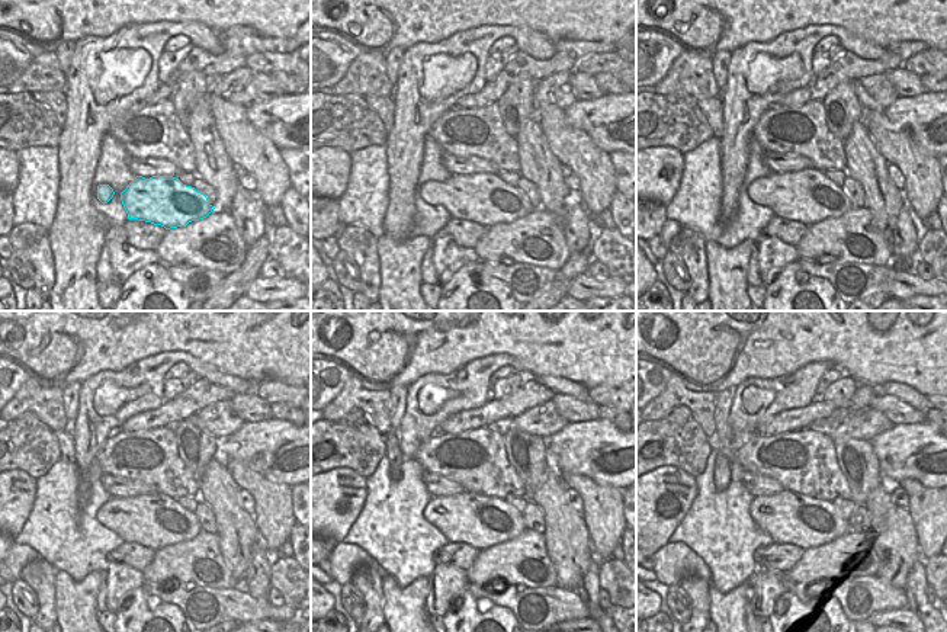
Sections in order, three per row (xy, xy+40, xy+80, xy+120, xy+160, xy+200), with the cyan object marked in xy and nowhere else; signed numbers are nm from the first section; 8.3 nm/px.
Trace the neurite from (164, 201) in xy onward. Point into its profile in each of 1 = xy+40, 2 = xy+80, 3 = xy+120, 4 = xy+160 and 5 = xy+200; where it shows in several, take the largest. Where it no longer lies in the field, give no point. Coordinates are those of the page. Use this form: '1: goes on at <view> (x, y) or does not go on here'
1: goes on at xy+40 (484, 198)
2: goes on at xy+80 (808, 196)
3: goes on at xy+120 (154, 520)
4: goes on at xy+160 (480, 520)
5: goes on at xy+200 (795, 519)

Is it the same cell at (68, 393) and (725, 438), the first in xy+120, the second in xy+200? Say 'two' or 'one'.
one

